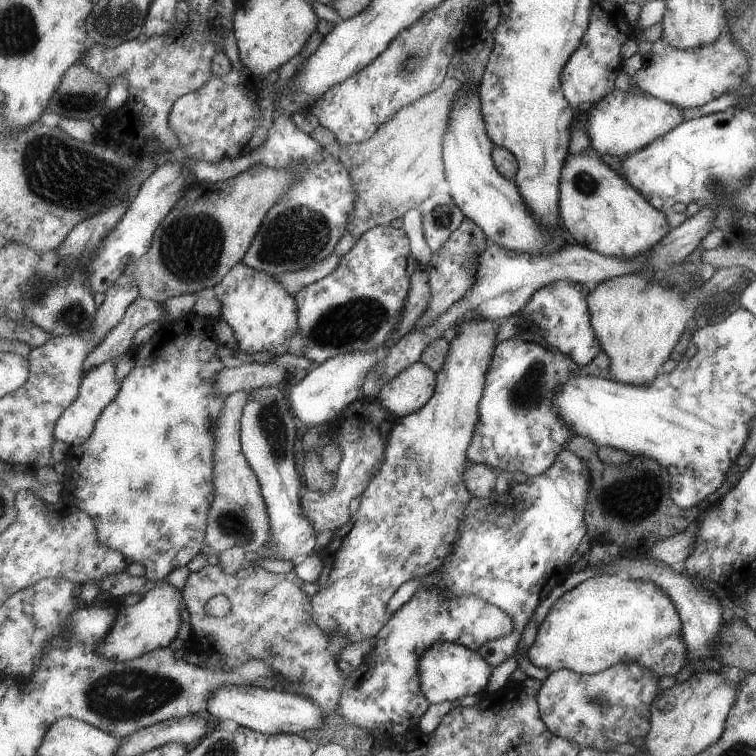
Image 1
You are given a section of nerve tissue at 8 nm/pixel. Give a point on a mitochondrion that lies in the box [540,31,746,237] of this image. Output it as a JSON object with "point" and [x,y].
{"point":[717,187]}

